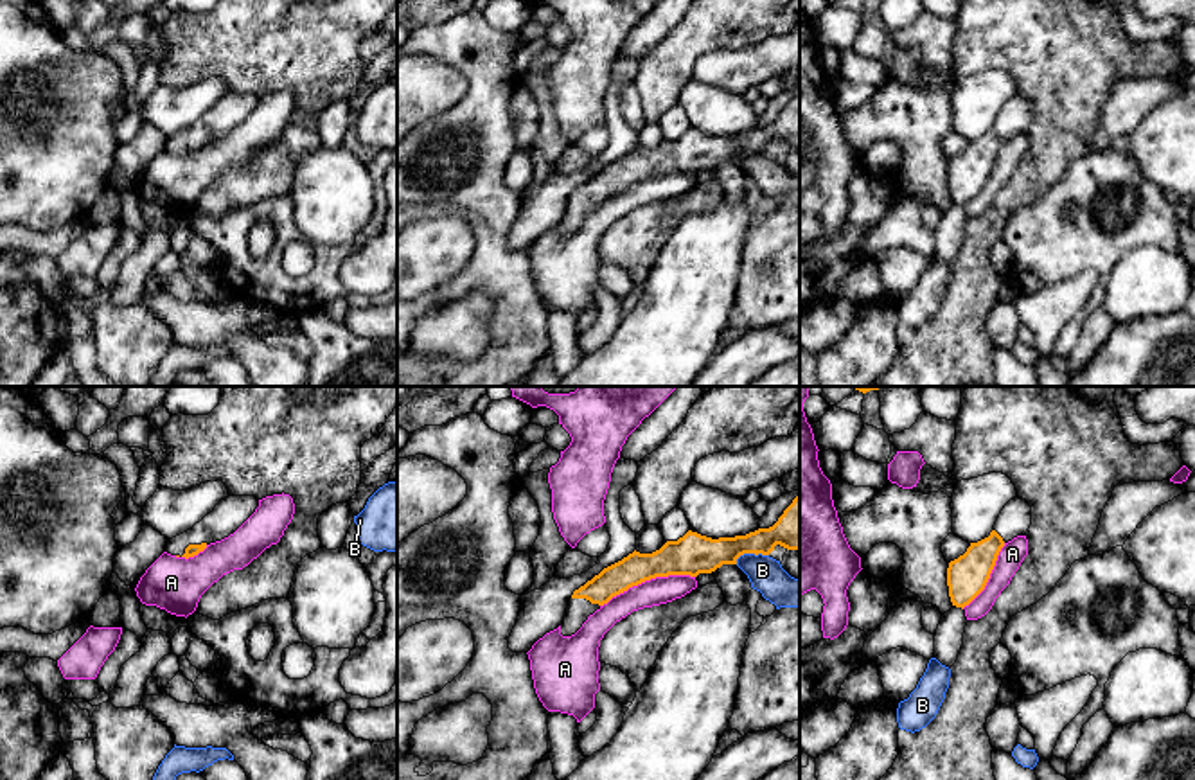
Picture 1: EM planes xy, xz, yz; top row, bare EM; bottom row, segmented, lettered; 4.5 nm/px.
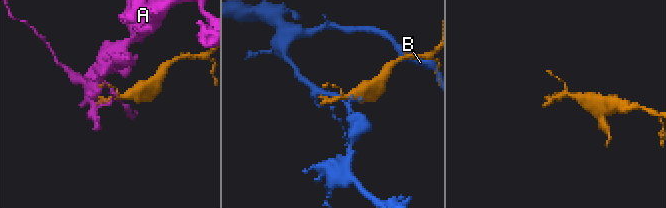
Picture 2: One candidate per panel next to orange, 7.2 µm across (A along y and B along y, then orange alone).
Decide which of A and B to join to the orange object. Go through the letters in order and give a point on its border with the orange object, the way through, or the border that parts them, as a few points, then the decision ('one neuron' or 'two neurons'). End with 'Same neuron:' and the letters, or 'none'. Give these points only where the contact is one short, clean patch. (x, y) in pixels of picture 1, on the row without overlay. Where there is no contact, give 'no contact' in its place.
A: meets orange in xz at (647, 177); two neurons
B: meets orange in xz at (750, 150); two neurons
Same neuron: none

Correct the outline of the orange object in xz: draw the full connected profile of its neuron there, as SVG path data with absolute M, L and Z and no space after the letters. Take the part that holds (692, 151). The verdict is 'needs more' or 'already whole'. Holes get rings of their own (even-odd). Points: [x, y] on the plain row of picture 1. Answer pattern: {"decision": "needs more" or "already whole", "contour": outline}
{"decision": "needs more", "contour": "M800 90L769 126L746 133L712 137L688 128L677 138L667 138L652 151L633 149L622 158L604 165L598 173L573 189L561 232L575 232L582 221L613 194L645 178L668 173L712 171L722 162L737 162L744 151L769 153L780 142L800 149Z"}

